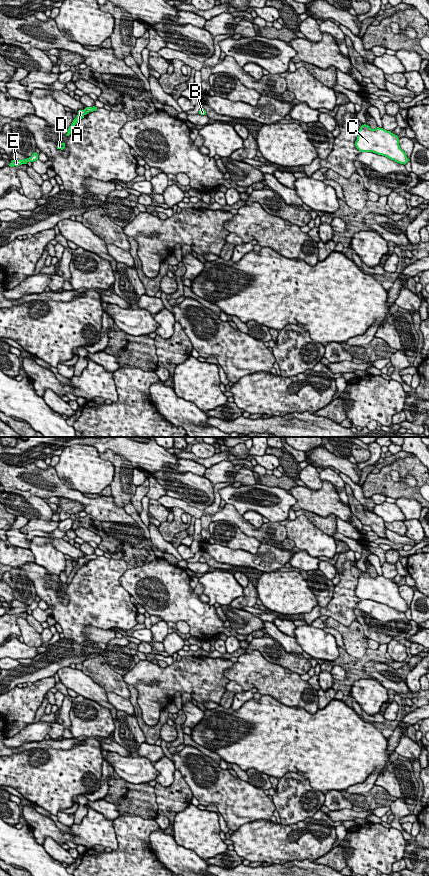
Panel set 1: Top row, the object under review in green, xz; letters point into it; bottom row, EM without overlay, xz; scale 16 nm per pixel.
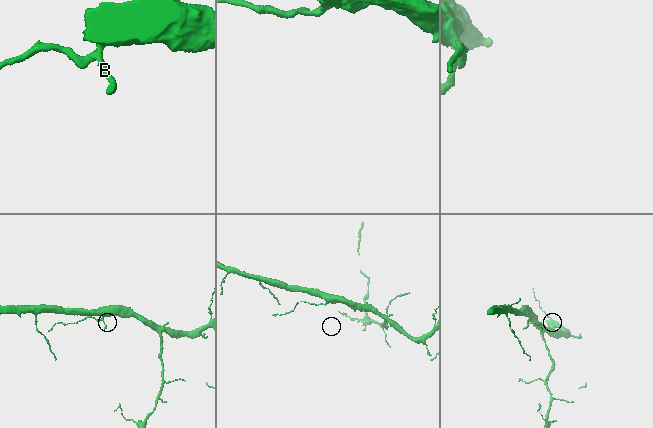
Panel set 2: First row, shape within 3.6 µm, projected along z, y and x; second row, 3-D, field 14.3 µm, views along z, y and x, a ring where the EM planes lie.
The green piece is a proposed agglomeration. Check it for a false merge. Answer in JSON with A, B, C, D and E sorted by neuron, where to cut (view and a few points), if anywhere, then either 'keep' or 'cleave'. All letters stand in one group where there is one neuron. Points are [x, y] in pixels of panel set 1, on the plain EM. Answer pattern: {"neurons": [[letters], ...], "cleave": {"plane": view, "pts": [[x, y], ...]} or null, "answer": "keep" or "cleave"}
{"neurons": [["A", "B", "C", "D", "E"]], "cleave": null, "answer": "keep"}

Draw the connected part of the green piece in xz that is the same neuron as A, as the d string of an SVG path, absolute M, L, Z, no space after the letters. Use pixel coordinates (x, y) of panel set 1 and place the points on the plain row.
M93 554L93 555L86 555L84 558L79 558L78 559L78 563L76 564L76 566L73 568L71 574L68 576L67 578L67 582L66 584L69 584L73 578L73 576L75 575L75 573L77 572L77 570L84 566L84 564L90 560L93 560L93 559L96 559L97 558L97 555Z

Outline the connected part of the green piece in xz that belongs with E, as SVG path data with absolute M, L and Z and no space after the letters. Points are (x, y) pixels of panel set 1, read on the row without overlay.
M33 601L31 605L27 606L27 607L20 607L20 608L12 608L11 611L9 612L10 615L14 615L14 614L19 614L22 612L27 612L28 610L34 610L36 608L38 608L38 603L37 601Z

